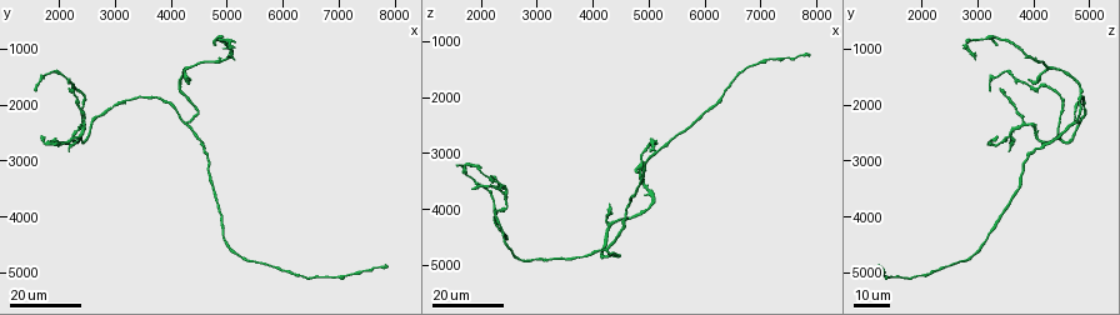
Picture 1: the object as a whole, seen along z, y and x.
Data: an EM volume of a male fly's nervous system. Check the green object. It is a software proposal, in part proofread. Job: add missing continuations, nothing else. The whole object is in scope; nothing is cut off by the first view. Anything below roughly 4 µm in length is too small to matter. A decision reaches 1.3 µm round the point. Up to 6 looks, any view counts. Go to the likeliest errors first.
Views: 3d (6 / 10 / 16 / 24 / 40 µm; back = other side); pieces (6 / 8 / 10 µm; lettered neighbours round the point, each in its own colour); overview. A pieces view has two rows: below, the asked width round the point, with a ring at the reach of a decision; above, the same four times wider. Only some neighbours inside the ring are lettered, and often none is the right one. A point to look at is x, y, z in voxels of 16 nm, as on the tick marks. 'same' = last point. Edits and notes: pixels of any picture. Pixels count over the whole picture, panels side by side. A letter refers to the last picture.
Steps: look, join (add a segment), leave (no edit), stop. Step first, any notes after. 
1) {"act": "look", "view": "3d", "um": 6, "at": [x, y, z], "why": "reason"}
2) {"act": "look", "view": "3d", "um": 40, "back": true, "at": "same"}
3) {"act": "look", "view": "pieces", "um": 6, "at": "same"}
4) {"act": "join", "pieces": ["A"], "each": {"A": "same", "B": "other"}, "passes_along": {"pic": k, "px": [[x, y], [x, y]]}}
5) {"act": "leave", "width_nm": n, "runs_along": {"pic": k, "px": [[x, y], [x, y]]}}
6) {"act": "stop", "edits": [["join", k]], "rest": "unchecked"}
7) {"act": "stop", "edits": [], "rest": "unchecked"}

{"act": "look", "view": "3d", "um": 16, "at": [7800, 4850, 1250], "why": "free end"}

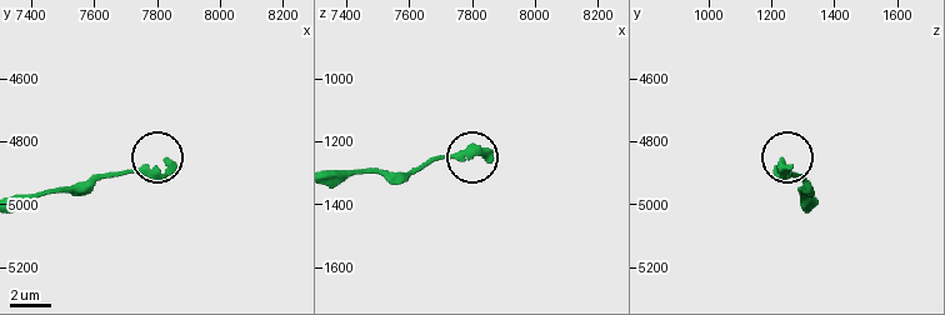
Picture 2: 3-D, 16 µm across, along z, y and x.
{"act": "look", "view": "pieces", "um": 8, "at": [7840, 4870, 1240]}

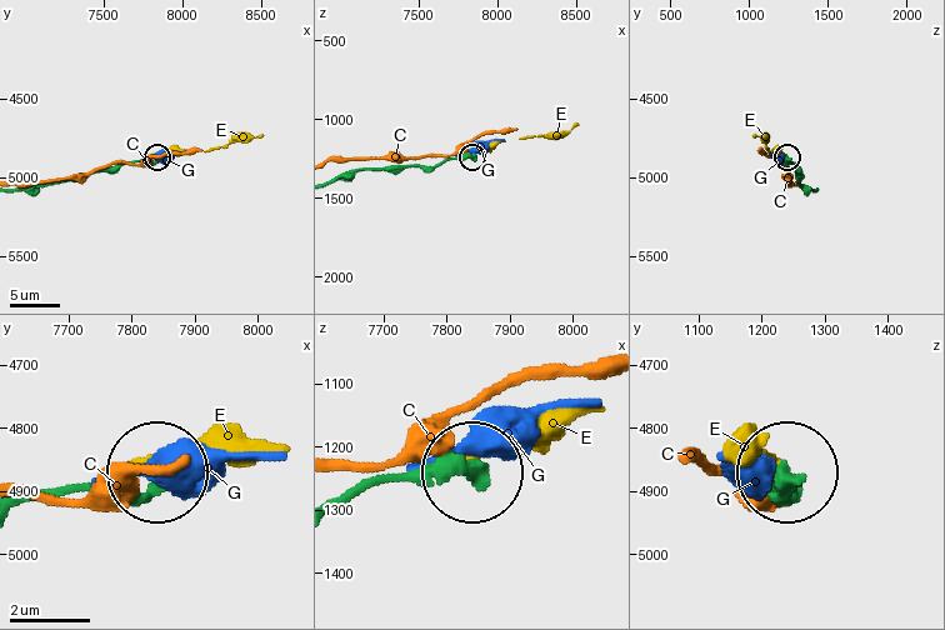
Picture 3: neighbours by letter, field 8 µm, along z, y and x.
{"act": "leave", "each": {"C": "other", "E": "other", "G": "other"}, "runs_along": {"pic": 3, "px": [[336, 180], [370, 169], [435, 166], [473, 156]]}, "found": "no lettered segment goes on from it"}

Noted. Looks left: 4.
{"act": "look", "view": "3d", "um": 24, "at": [4800, 900, 3350], "why": "branch stops here"}

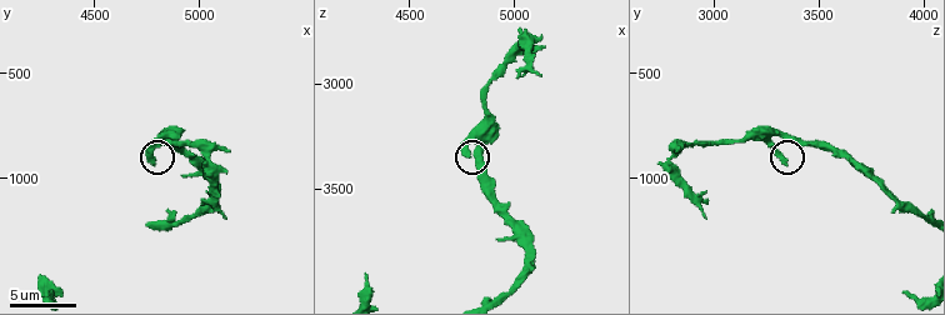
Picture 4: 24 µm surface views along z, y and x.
{"act": "look", "view": "pieces", "um": 8, "at": [4780, 920, 3340]}

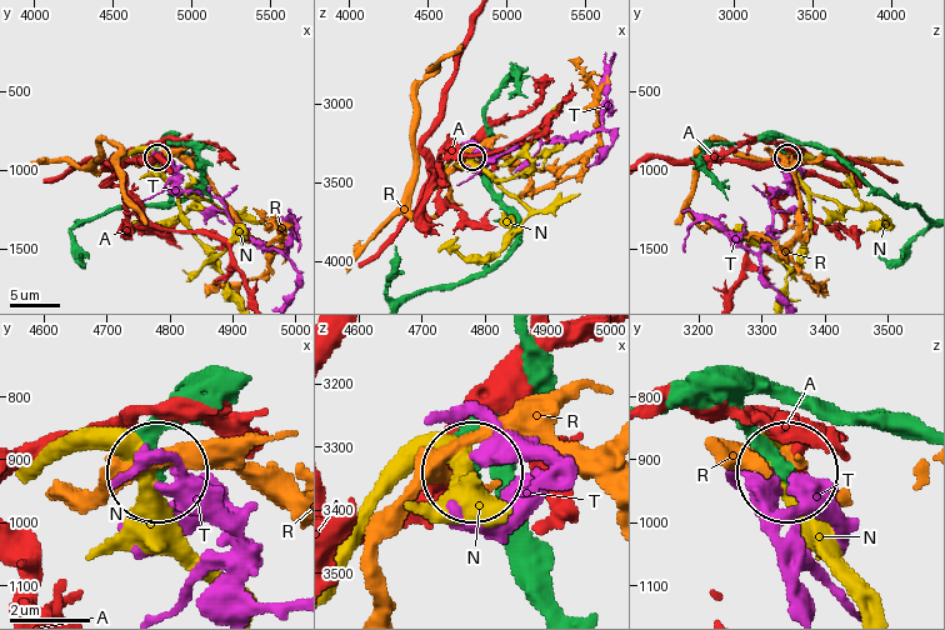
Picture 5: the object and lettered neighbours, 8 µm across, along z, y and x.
{"act": "leave", "each": {"A": "other", "N": "other", "R": "other", "T": "other"}, "found": "none of them fits"}

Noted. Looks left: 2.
{"act": "look", "view": "3d", "um": 16, "at": [1700, 2600, 3350], "why": "an open end"}

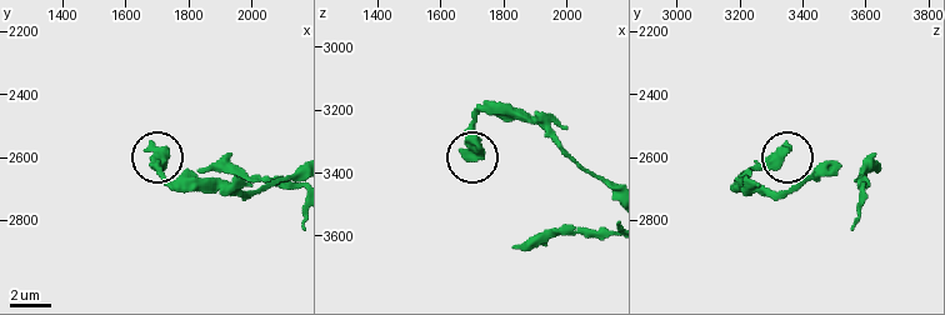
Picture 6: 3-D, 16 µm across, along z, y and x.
{"act": "look", "view": "pieces", "um": 8, "at": [1670, 2560, 3350]}

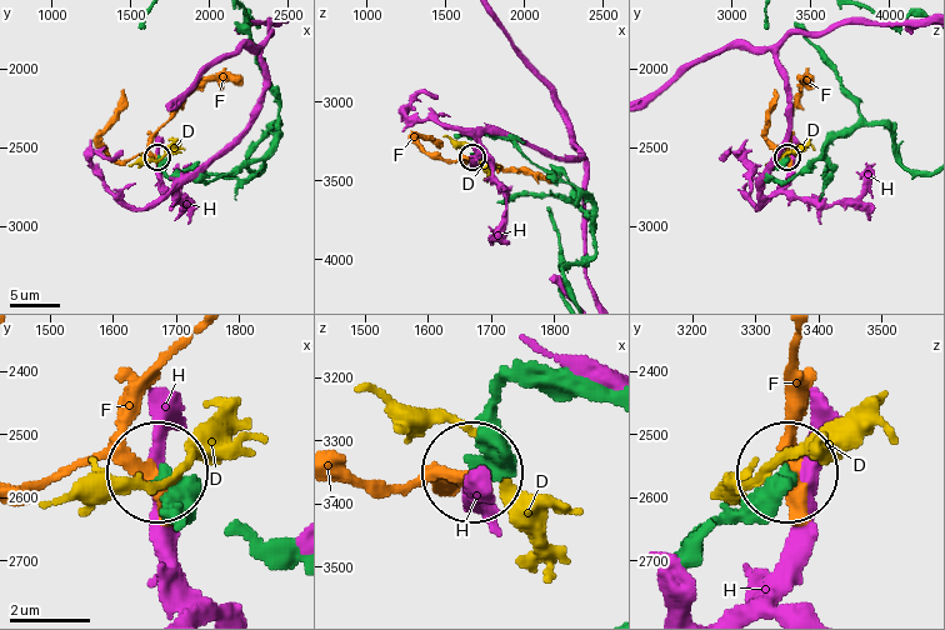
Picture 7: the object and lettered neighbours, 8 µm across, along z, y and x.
{"act": "leave", "each": {"D": "other", "F": "other", "H": "other"}, "runs_along": {"pic": 7, "px": [[523, 384], [495, 398], [493, 438], [475, 465]]}, "found": "none of them fits"}

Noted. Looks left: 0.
{"act": "stop", "edits": [], "rest": "unchecked"}

